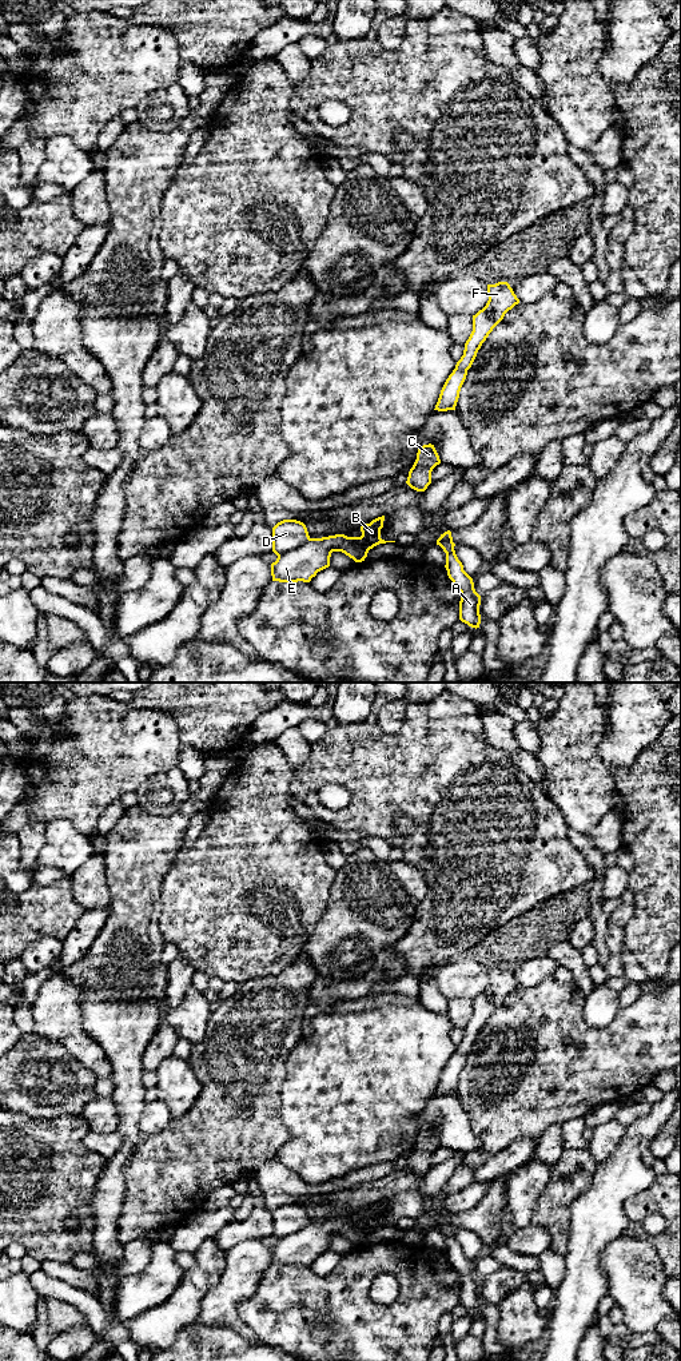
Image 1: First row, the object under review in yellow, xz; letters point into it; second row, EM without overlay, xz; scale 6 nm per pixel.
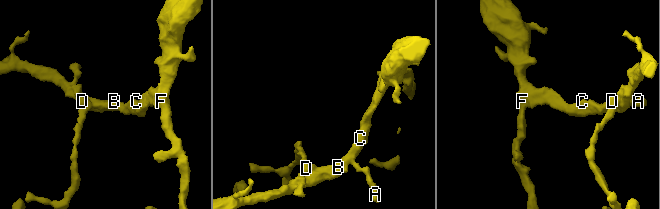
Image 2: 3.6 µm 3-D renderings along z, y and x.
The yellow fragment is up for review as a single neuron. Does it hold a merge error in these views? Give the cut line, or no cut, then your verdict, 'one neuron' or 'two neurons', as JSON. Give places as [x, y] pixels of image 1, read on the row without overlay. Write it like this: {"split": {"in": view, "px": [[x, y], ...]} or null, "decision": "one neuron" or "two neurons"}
{"split": {"in": "xz", "px": [[309, 1221], [298, 1230], [278, 1240]]}, "decision": "two neurons"}

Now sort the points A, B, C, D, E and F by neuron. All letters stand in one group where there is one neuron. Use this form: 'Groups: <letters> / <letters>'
Groups: A B C E F / D

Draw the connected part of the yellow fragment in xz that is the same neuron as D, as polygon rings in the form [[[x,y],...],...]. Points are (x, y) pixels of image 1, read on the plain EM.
[[[283,1203],[272,1211],[272,1235],[276,1239],[299,1231],[310,1222],[307,1211],[296,1203]]]

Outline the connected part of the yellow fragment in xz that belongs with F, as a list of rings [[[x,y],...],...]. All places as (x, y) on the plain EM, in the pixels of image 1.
[[[507,966],[487,968],[489,984],[486,990],[473,999],[473,1015],[465,1027],[463,1039],[446,1063],[434,1094],[455,1094],[461,1071],[466,1063],[478,1034],[505,998],[519,987]]]

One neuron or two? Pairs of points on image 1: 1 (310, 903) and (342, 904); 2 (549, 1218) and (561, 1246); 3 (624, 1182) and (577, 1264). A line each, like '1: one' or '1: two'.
1: two
2: one
3: one

